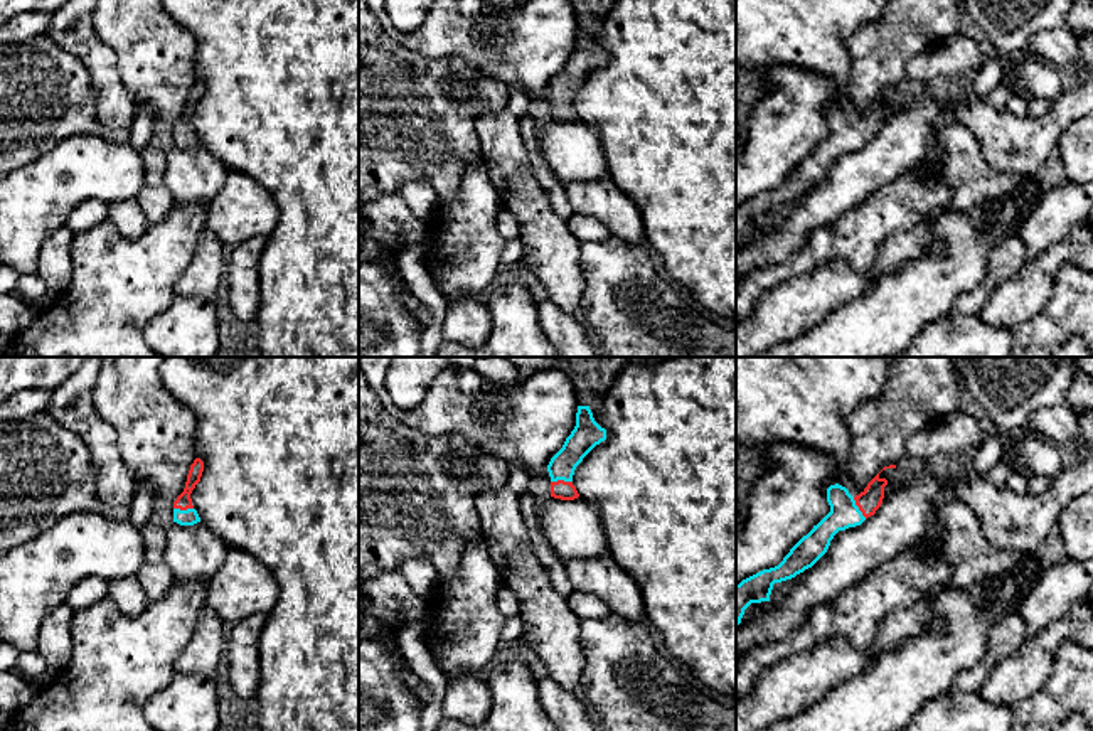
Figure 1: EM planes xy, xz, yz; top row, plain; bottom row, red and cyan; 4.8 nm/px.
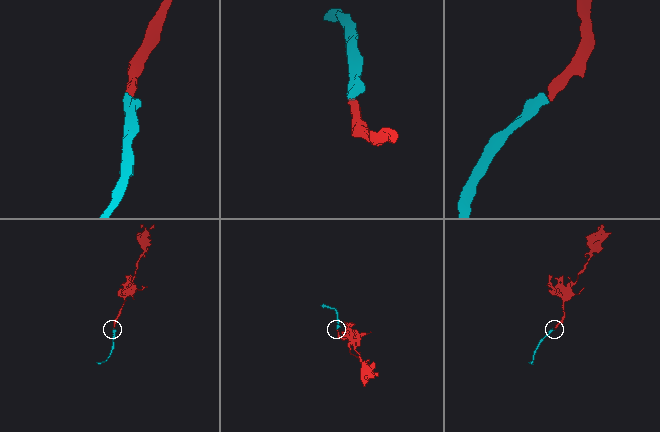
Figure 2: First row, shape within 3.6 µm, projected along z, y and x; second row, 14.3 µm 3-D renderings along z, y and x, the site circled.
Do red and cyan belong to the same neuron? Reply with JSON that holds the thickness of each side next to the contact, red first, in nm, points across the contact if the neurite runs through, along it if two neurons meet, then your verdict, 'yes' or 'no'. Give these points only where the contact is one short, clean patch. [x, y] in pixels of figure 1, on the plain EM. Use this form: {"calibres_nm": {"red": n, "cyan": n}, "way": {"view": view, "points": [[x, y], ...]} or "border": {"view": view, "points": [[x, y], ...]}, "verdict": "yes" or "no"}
{"calibres_nm": {"red": 90, "cyan": 140}, "way": {"view": "xz", "points": [[565, 113], [561, 103], [561, 88], [586, 58]]}, "verdict": "yes"}

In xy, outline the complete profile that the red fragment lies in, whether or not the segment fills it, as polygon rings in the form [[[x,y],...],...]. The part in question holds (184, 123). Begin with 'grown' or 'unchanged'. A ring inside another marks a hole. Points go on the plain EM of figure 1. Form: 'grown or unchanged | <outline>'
grown | [[[195,81],[194,86],[190,88],[185,111],[173,125],[173,145],[180,148],[194,148],[200,145],[200,140],[192,128],[190,116],[200,104],[202,94],[204,94],[204,84],[200,81]]]

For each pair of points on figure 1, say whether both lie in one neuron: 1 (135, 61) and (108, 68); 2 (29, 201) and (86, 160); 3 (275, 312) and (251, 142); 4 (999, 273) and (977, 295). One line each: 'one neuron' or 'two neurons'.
1: two neurons
2: one neuron
3: one neuron
4: one neuron

